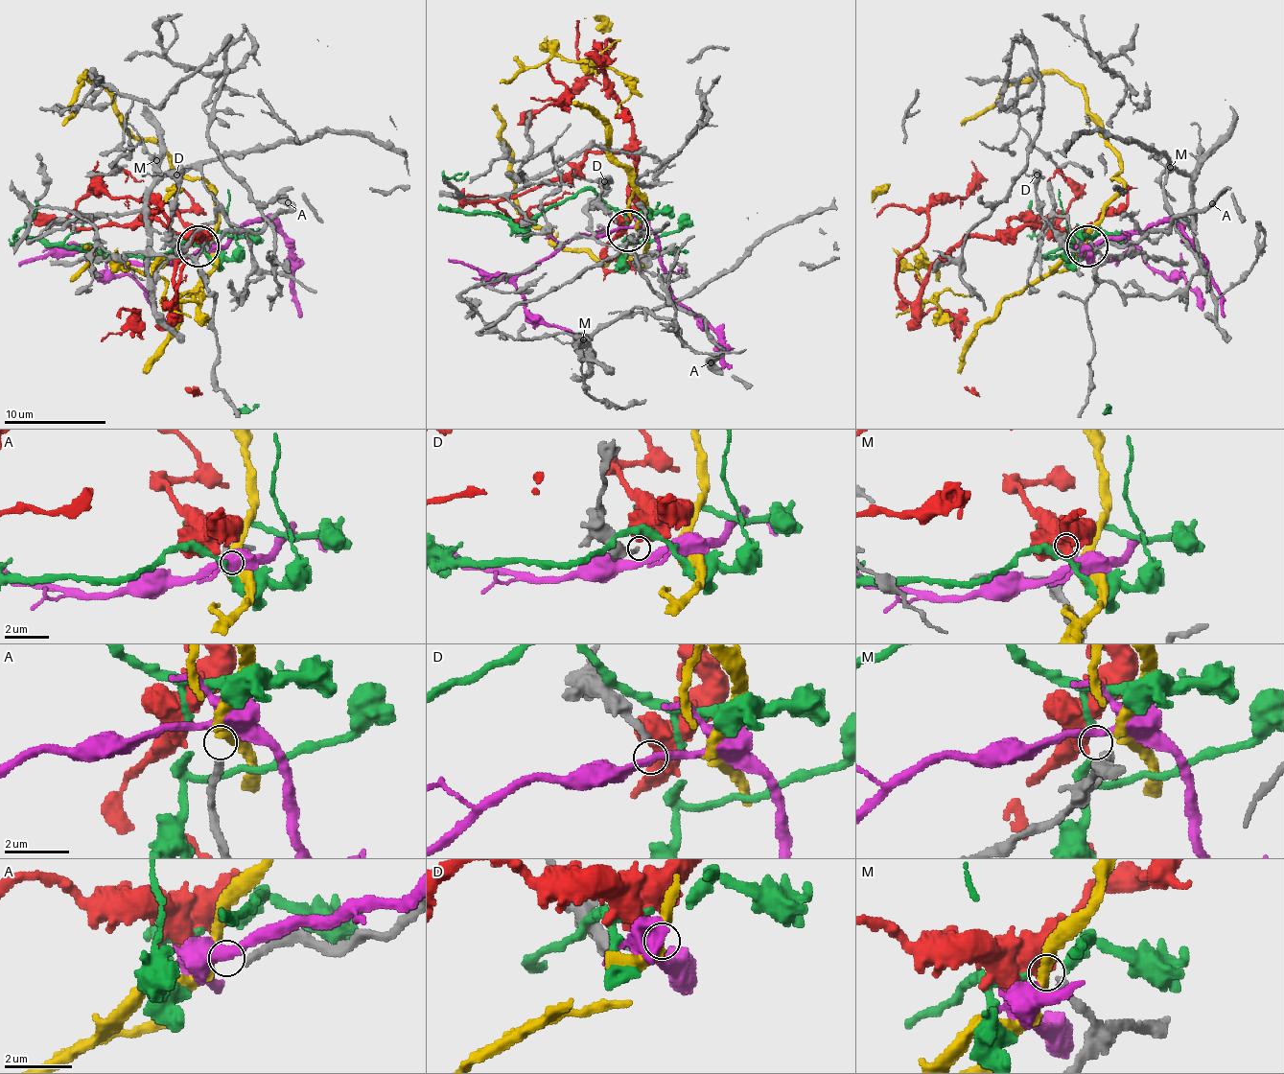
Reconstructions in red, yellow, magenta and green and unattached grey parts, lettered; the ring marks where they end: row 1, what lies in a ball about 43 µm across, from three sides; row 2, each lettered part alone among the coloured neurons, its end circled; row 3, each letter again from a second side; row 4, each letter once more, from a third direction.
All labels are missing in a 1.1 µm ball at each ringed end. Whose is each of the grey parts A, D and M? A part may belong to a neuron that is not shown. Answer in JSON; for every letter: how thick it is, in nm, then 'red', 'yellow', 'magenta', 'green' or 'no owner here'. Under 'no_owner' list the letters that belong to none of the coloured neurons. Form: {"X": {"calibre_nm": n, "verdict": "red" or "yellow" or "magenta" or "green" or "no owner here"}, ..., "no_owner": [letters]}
{"A": {"calibre_nm": 260, "verdict": "yellow"}, "D": {"calibre_nm": 240, "verdict": "no owner here"}, "M": {"calibre_nm": 240, "verdict": "no owner here"}, "no_owner": ["D", "M"]}

